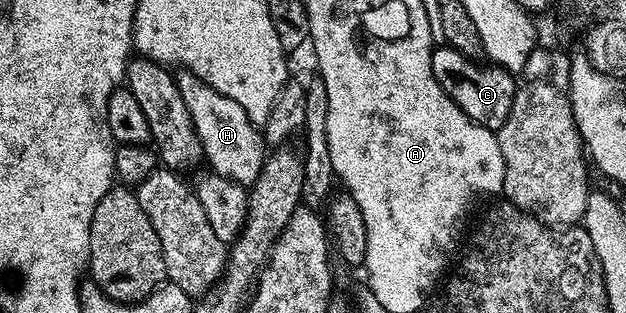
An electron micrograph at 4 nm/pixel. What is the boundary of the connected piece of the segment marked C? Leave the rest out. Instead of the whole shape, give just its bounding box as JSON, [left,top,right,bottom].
[432,45,518,132]

